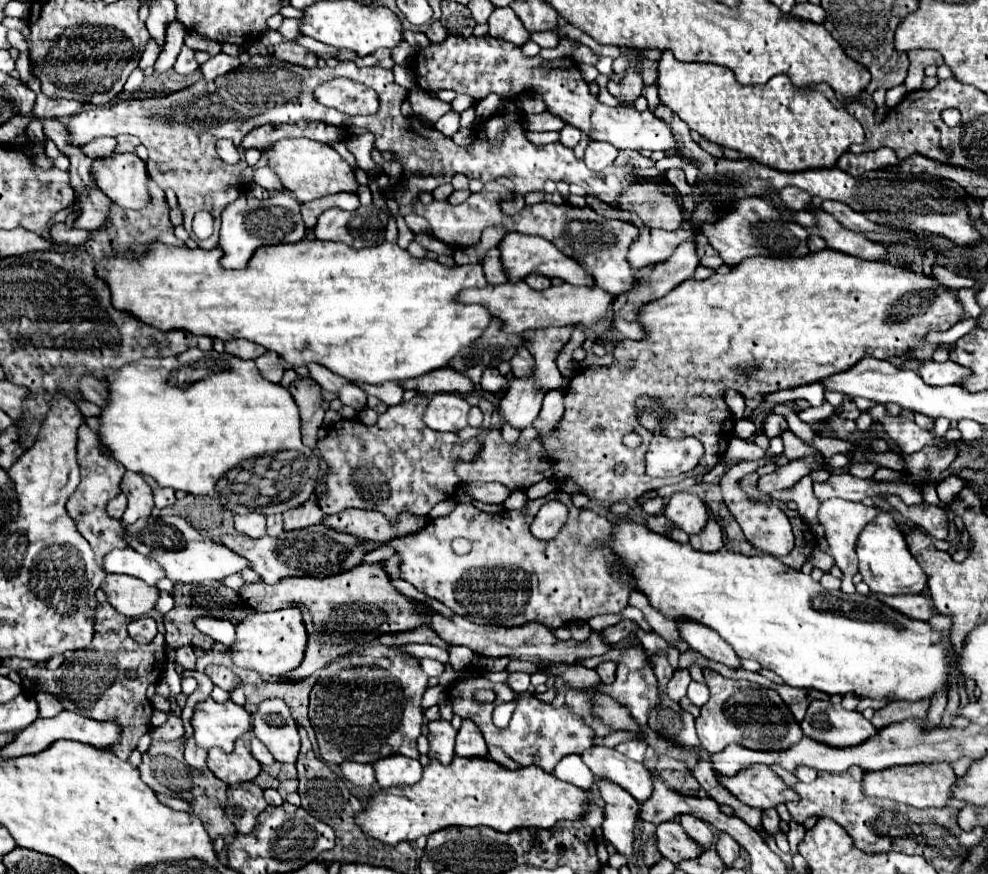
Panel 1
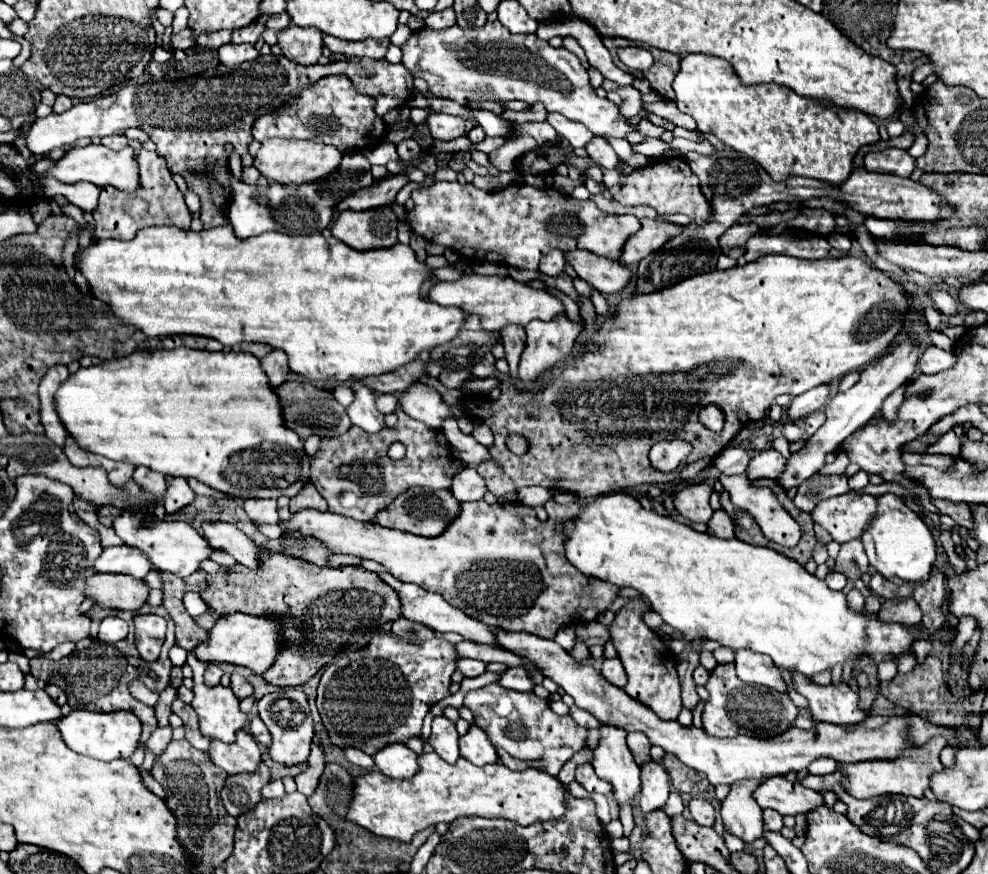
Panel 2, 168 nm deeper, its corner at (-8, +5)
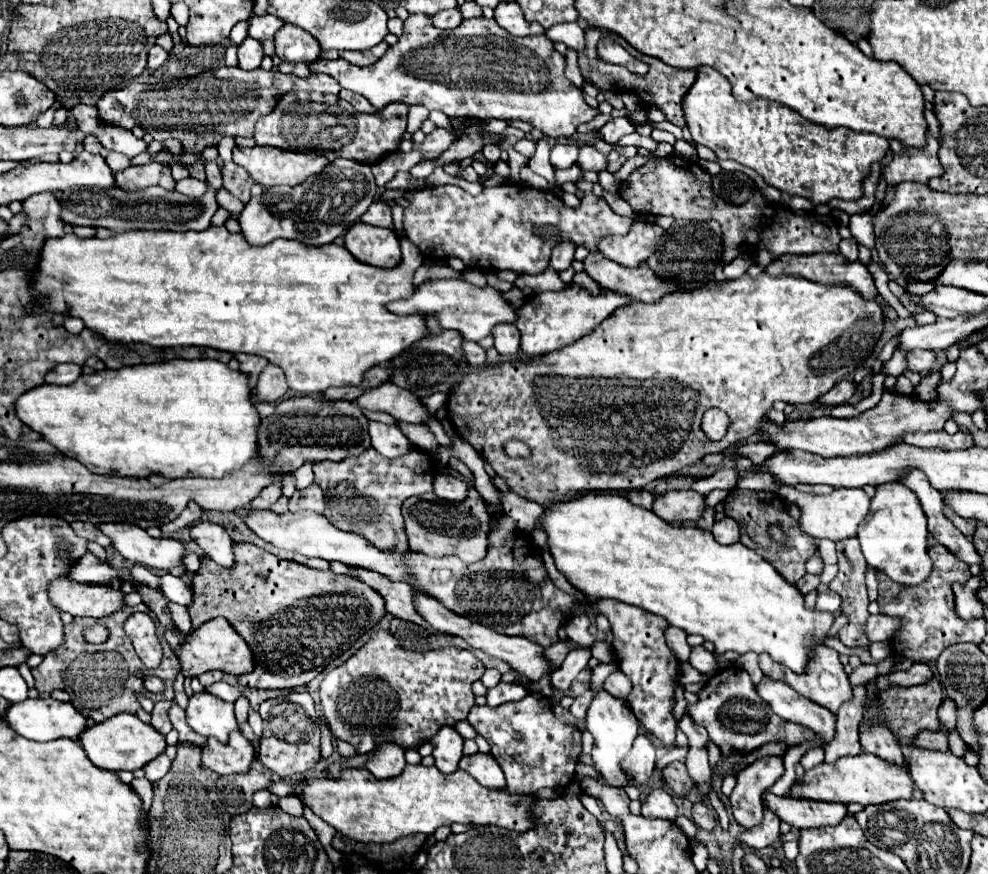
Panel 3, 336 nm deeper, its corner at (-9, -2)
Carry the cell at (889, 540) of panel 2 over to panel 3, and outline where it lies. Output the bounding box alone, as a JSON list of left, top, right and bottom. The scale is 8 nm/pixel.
[857,482,931,586]

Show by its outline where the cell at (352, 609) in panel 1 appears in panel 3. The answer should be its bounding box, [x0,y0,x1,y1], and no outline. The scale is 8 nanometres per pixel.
[189,544,387,690]

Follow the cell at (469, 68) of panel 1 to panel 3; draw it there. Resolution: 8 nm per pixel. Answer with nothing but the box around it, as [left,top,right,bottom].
[311,14,599,138]

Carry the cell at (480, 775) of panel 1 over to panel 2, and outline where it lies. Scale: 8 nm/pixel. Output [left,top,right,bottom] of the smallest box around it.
[346,753,566,843]

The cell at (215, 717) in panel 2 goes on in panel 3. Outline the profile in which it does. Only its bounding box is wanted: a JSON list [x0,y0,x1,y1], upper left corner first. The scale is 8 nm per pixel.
[187,692,237,744]

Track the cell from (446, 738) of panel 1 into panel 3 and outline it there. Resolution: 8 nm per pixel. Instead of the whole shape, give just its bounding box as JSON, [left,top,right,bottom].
[429,726,463,774]

